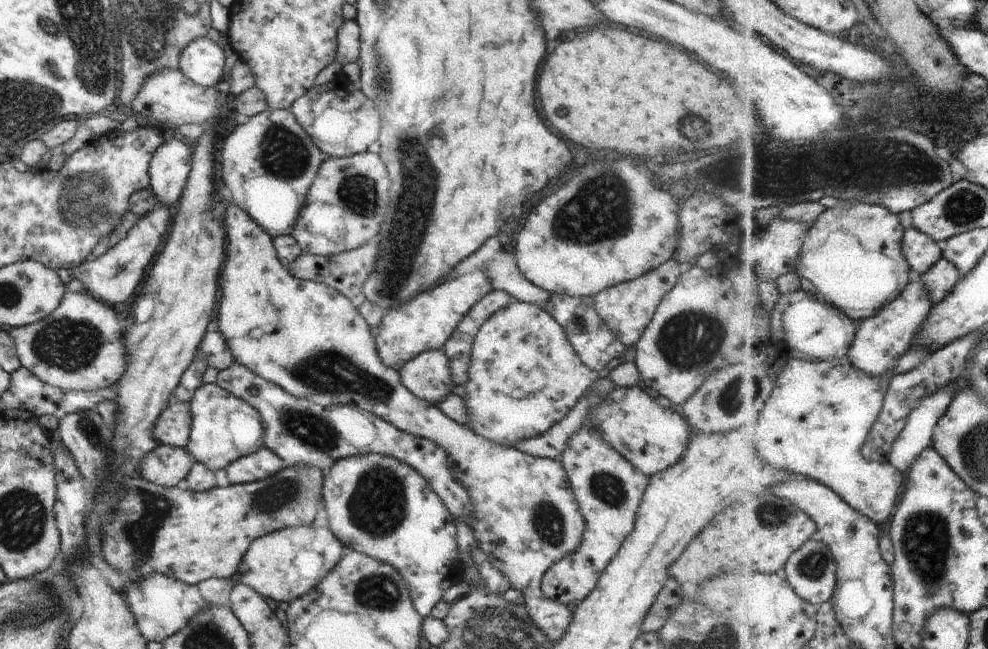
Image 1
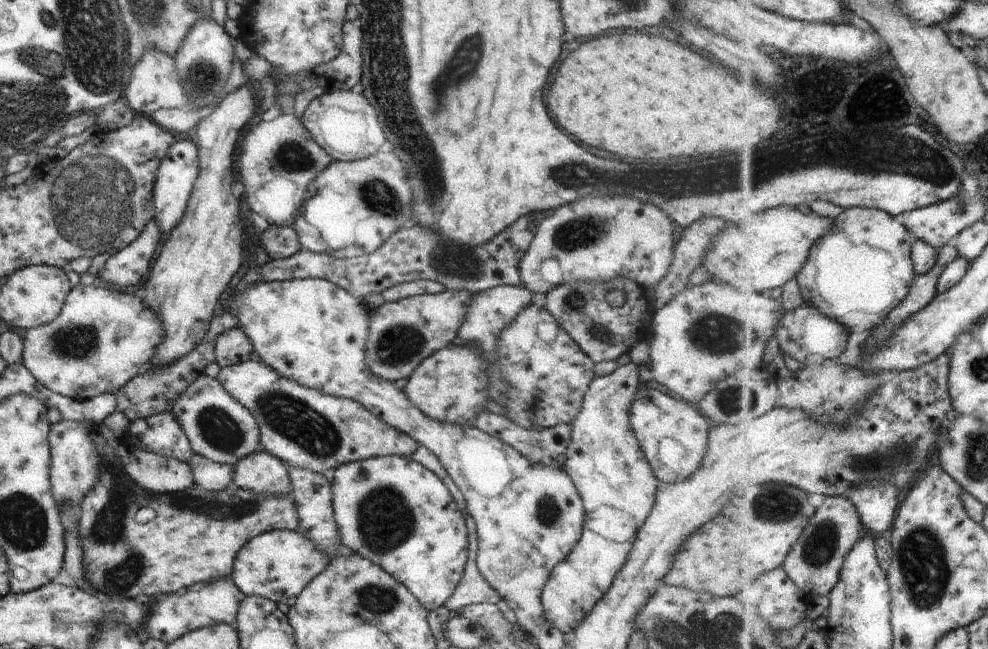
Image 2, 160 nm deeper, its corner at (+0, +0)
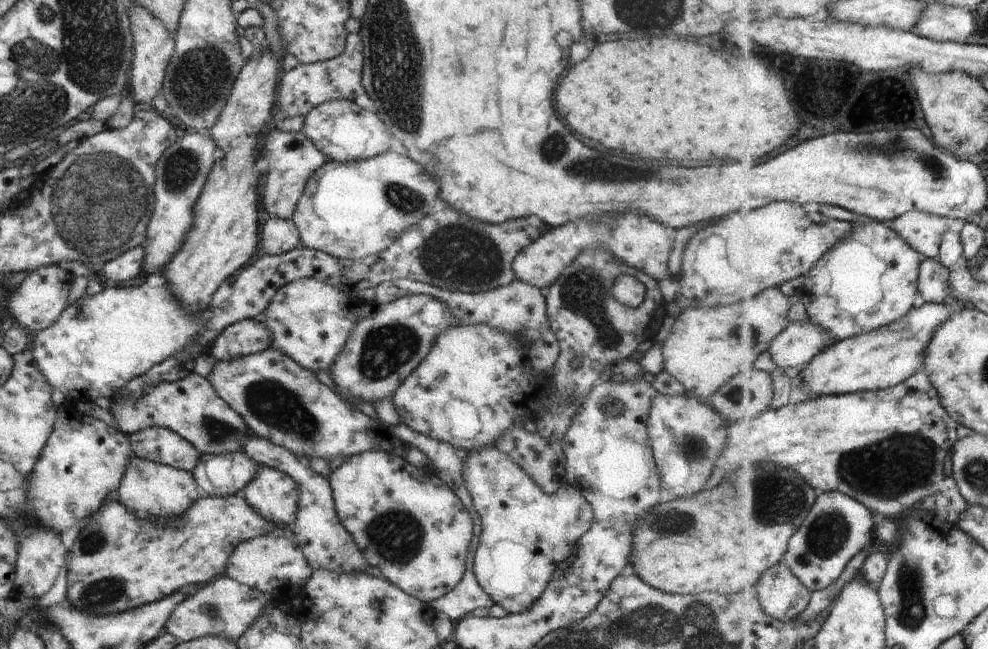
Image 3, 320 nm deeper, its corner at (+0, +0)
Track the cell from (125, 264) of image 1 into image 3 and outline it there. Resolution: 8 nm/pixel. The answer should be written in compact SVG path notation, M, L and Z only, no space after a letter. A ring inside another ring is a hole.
M137 246L105 263L102 268L97 269L97 274L100 278L112 282L128 282L142 272L143 260L143 246Z

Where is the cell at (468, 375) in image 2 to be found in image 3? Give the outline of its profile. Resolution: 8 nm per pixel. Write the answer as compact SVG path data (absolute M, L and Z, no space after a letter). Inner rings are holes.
M454 322L442 331L430 347L425 359L403 380L392 396L395 411L399 414L400 425L407 426L418 434L452 445L460 454L492 447L499 437L513 428L523 428L526 420L541 416L542 406L528 410L528 396L544 398L544 386L552 386L552 368L543 375L533 375L533 368L525 360L525 348L513 334L489 327L482 323L460 325ZM452 400L468 402L476 408L482 424L480 432L470 440L456 440L450 432L450 422L444 414L444 406Z

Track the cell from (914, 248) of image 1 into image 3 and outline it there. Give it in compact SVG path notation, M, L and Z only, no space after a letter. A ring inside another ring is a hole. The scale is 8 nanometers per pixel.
M924 259L921 270L920 290L922 301L950 305L957 302L951 295L951 274L942 261L938 259Z

